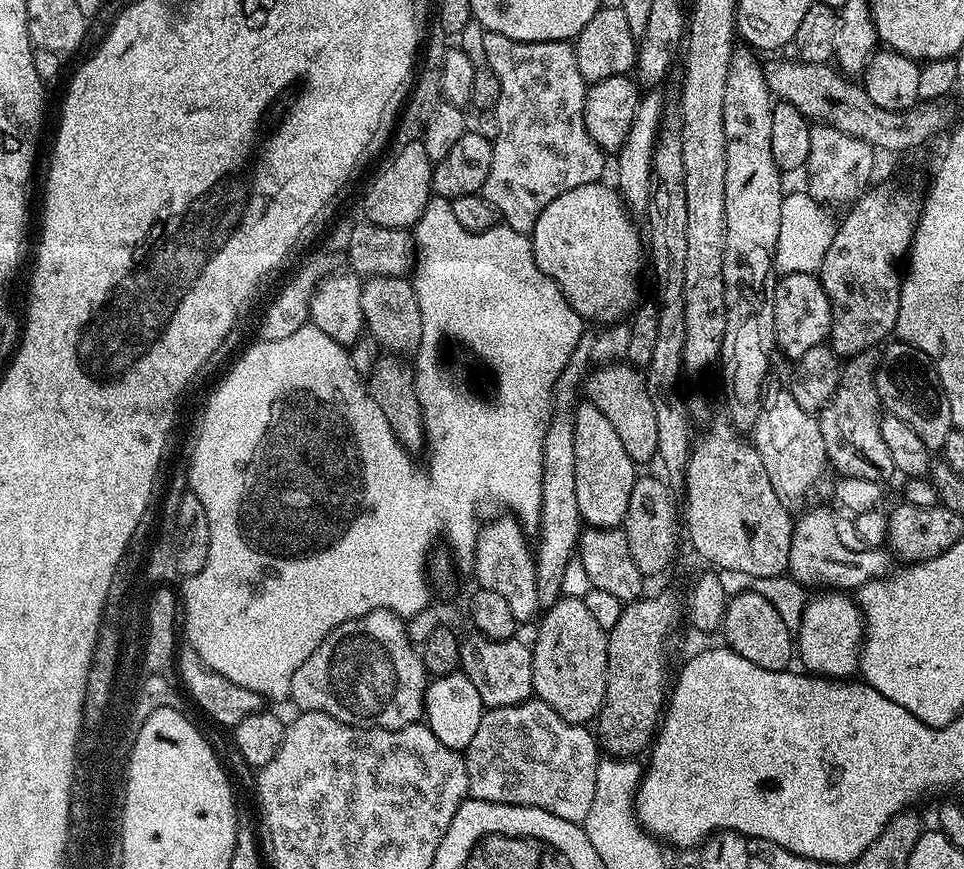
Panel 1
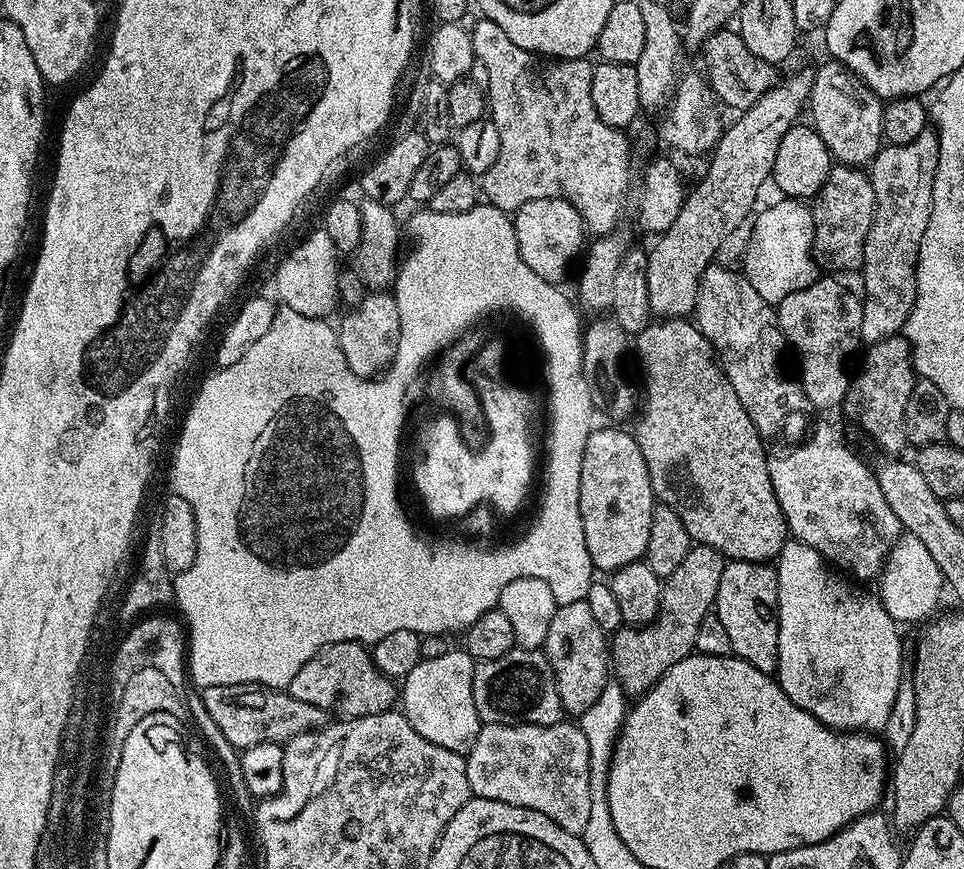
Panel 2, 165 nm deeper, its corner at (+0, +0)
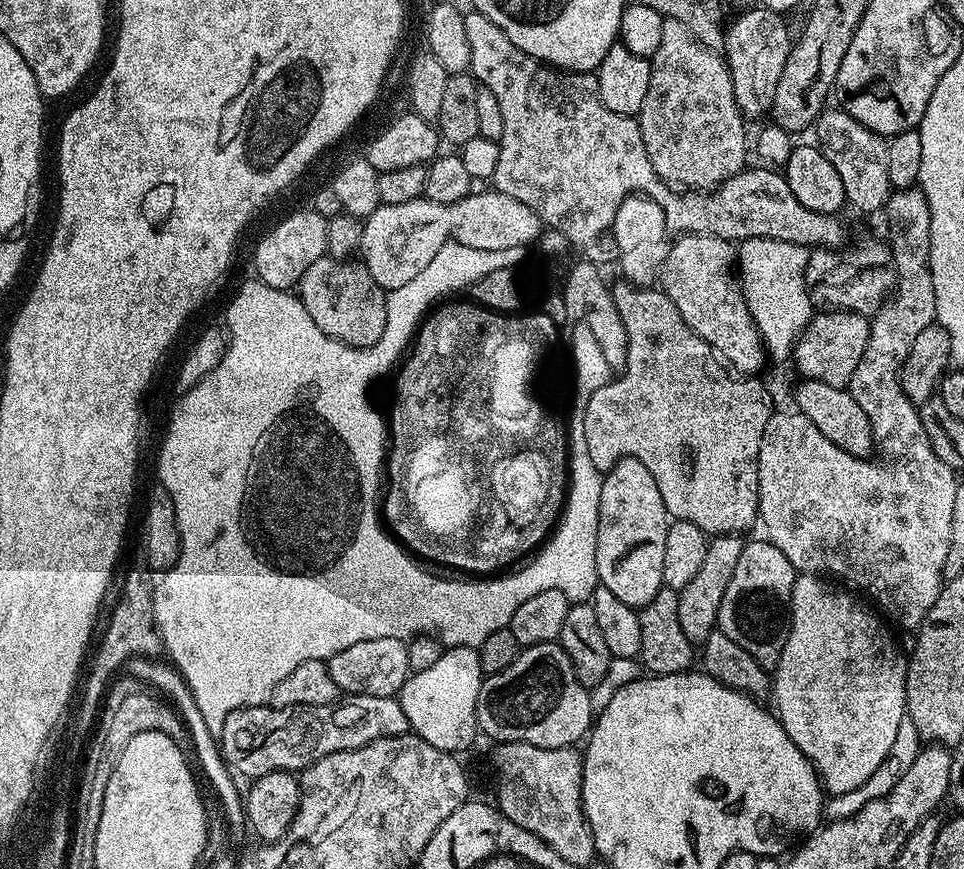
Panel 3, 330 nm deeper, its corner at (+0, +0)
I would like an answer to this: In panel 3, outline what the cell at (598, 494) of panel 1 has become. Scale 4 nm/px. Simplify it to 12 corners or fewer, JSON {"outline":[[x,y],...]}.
{"outline":[[603,473],[596,578],[642,609],[664,587],[670,517],[654,474]]}

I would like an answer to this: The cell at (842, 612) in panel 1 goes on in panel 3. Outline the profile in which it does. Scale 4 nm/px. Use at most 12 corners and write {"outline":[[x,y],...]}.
{"outline":[[796,577],[774,712],[833,797],[906,719],[881,617]]}

